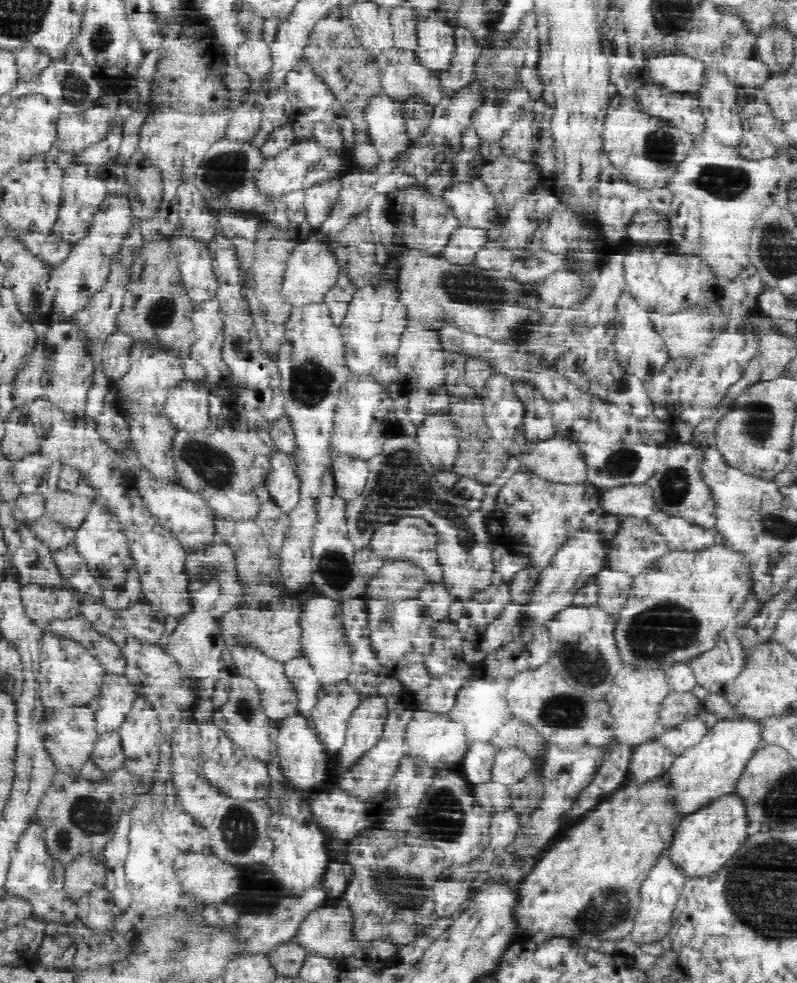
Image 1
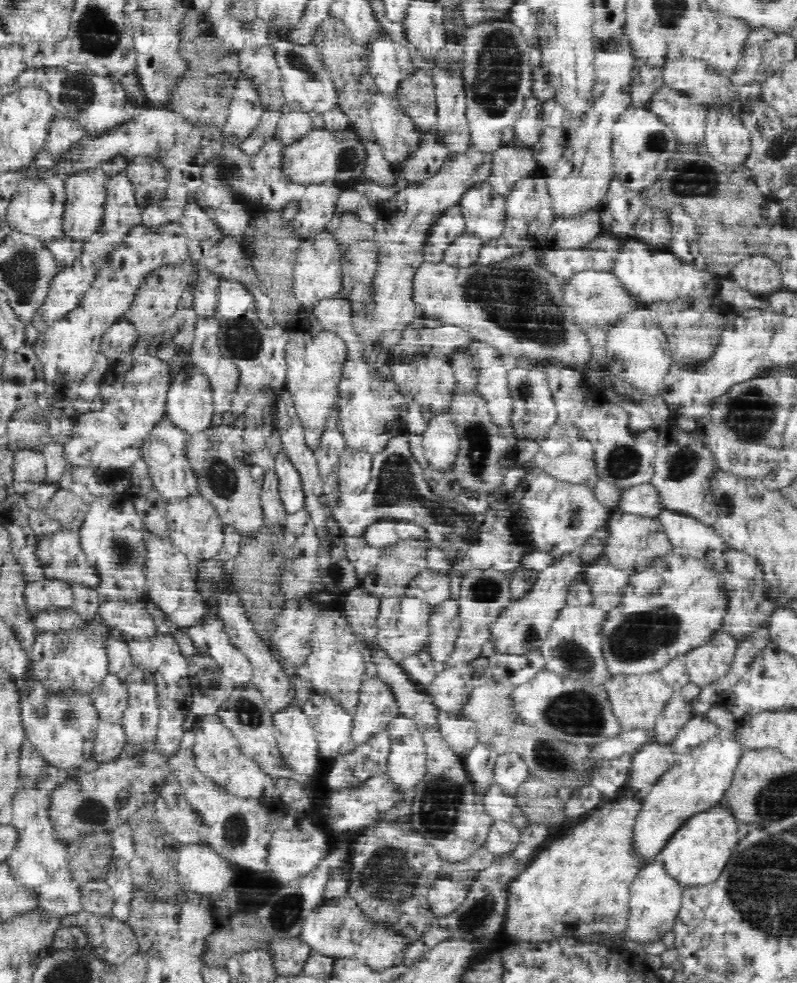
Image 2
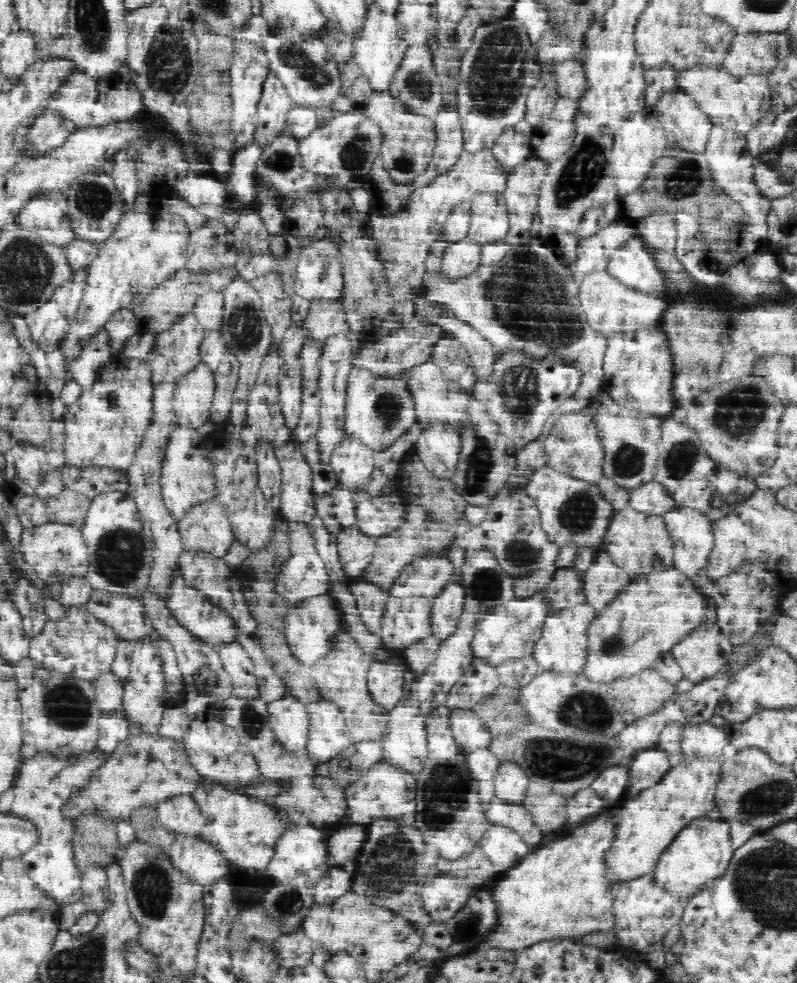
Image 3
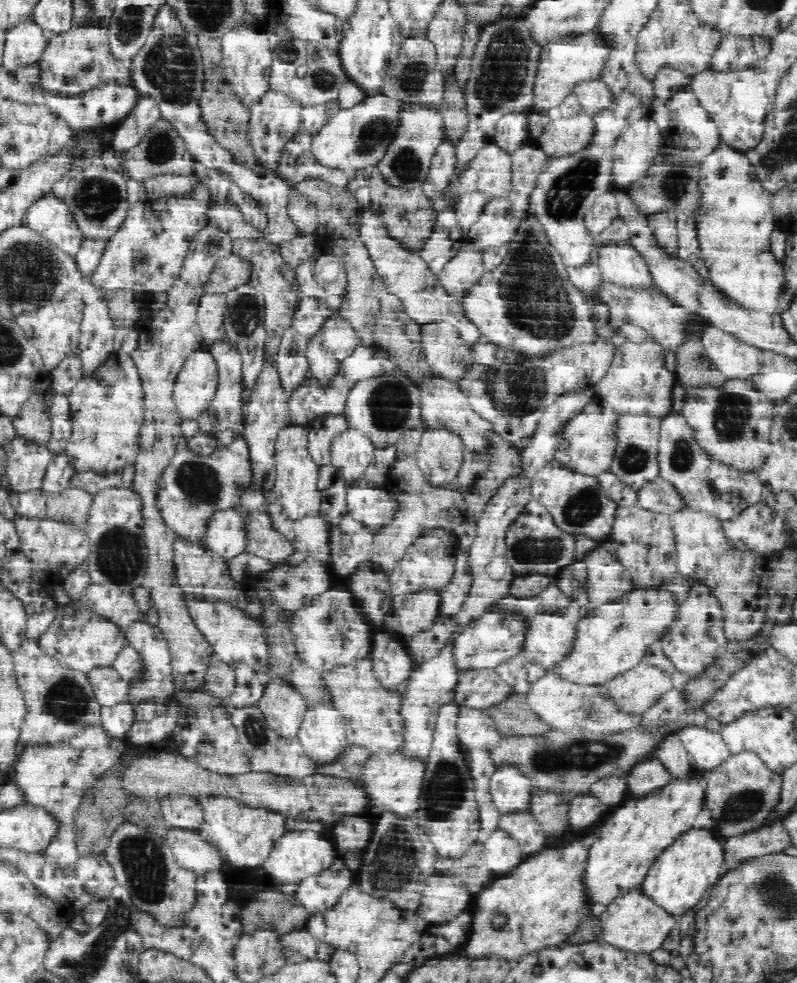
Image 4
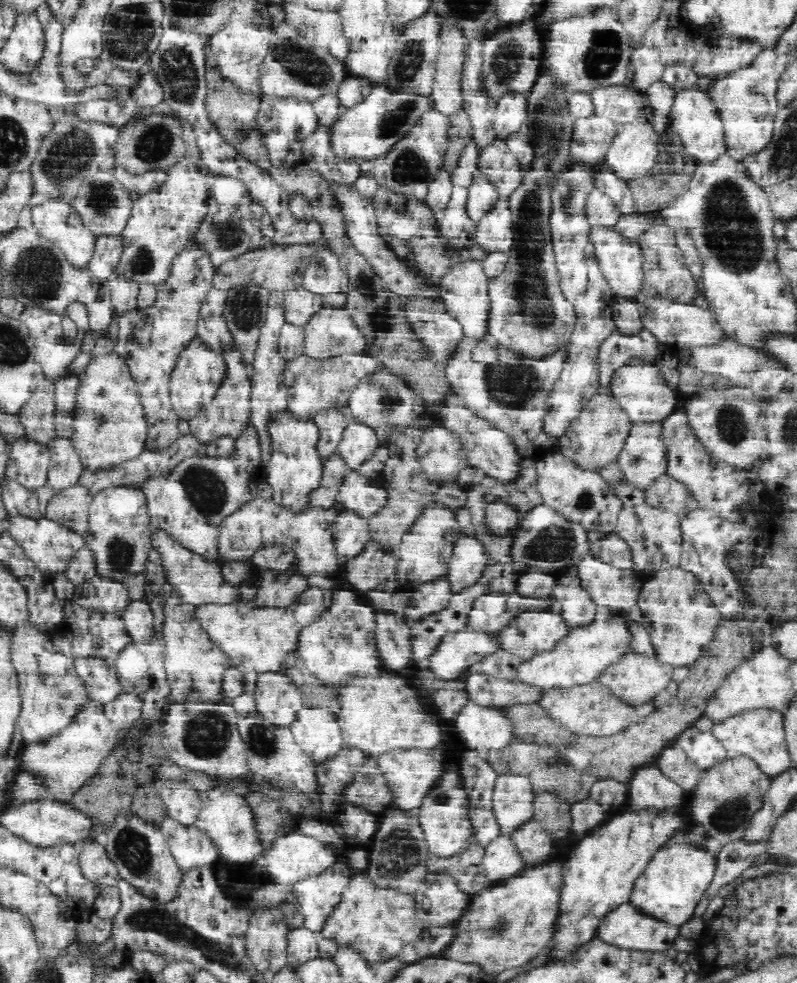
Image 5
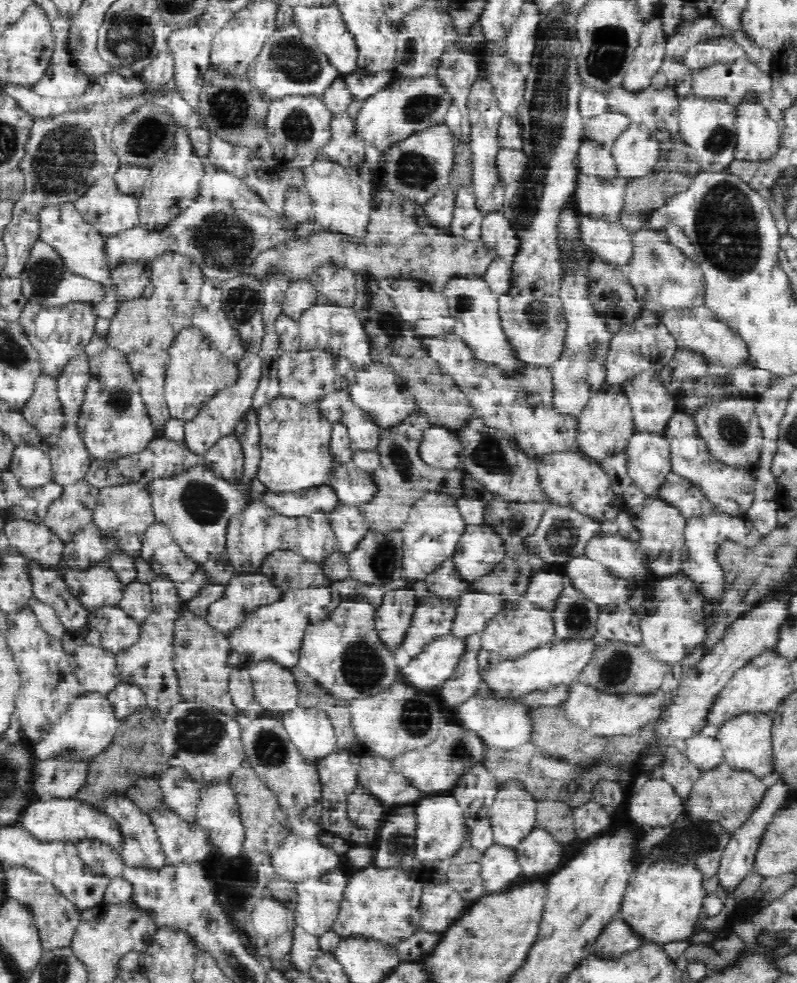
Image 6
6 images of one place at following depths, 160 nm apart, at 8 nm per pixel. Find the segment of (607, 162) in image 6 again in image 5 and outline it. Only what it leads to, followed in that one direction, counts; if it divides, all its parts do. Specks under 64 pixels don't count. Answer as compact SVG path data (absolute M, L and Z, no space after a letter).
M604 161L598 164L594 177L596 177L597 188L612 199L621 215L640 213L627 181L618 178L616 173Z

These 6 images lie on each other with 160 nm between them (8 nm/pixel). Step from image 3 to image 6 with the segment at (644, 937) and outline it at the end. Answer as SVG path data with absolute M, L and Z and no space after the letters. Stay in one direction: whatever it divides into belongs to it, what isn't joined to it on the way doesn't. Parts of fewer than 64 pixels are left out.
M616 916L601 930L594 941L593 948L598 955L617 957L622 953L631 953L646 945L646 939L621 916Z

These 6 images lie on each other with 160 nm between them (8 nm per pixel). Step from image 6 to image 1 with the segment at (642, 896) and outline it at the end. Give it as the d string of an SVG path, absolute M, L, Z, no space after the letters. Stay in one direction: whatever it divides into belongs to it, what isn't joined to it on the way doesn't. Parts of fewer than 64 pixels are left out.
M735 793L720 795L697 811L680 816L670 850L670 859L684 869L688 877L715 873L743 848L749 838L746 828L746 801Z

